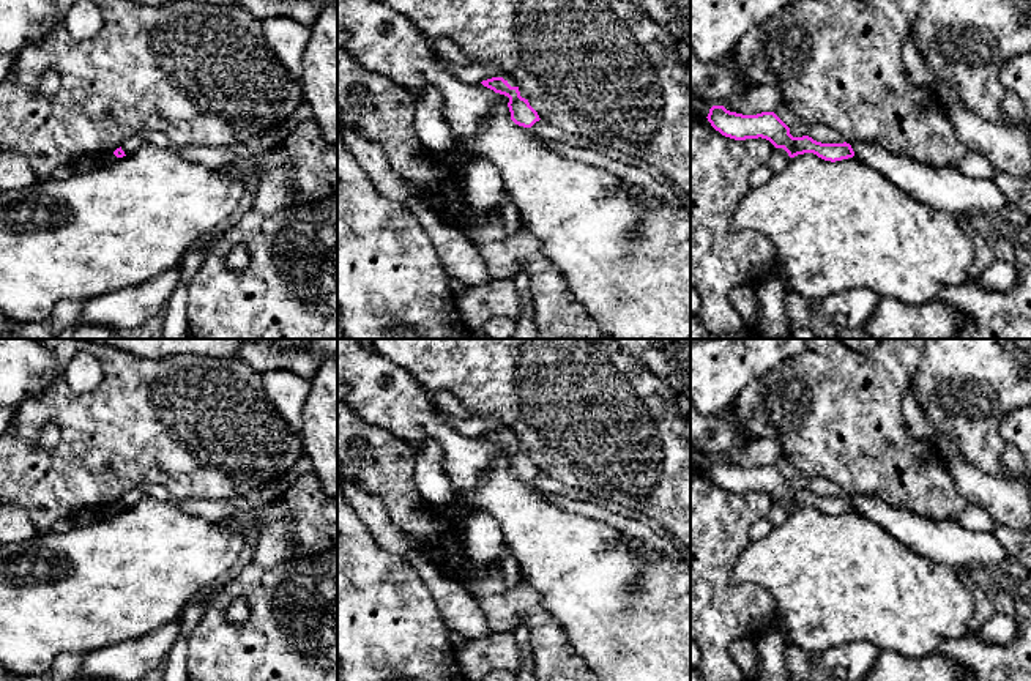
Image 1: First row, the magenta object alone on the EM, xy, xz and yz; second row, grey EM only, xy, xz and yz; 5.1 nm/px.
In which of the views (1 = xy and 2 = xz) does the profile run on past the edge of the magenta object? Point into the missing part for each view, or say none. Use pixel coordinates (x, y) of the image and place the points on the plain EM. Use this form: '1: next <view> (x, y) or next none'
1: next none
2: next none

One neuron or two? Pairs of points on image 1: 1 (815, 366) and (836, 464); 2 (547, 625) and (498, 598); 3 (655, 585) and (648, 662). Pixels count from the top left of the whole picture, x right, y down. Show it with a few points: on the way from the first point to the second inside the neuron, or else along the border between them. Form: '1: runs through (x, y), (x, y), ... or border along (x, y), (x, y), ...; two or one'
1: runs through (828, 390), (828, 405), (836, 413), (836, 440); one
2: runs through (535, 614), (524, 602), (511, 602); one
3: runs through (655, 604), (655, 643); one

